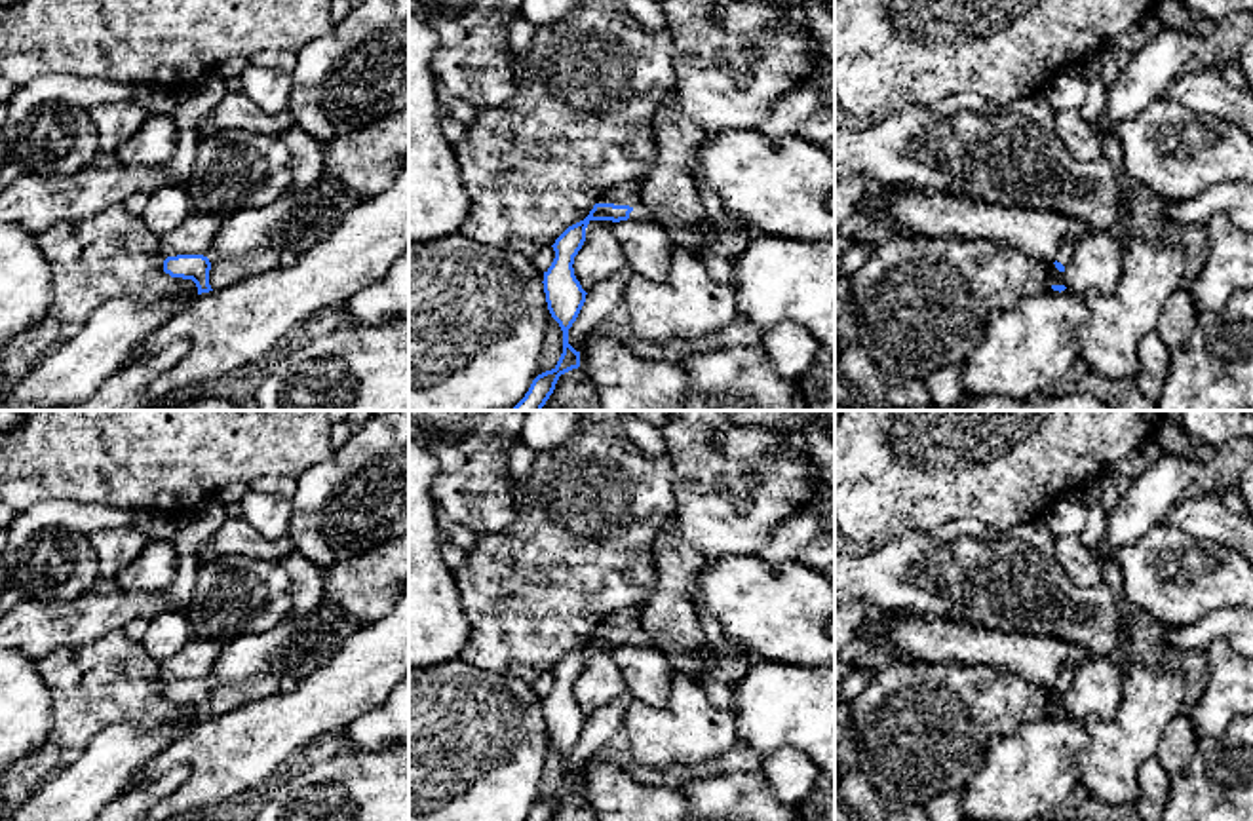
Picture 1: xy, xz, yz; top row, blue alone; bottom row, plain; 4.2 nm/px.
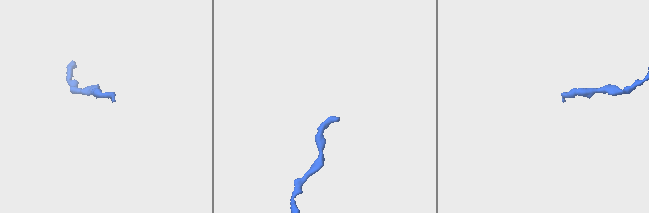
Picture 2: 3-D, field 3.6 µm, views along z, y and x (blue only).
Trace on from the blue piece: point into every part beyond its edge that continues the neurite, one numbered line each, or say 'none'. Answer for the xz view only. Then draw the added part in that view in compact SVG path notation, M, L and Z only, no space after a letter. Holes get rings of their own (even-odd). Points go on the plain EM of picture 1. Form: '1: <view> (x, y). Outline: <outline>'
1: xz (639, 639). Outline: M635 631L633 637L629 639L629 646L637 648L658 648L662 642L660 635L645 633L645 631Z

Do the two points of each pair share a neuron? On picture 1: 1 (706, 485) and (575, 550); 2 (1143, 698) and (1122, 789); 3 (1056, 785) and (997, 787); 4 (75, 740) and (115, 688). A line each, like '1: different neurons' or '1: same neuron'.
1: different neurons
2: same neuron
3: same neuron
4: same neuron

